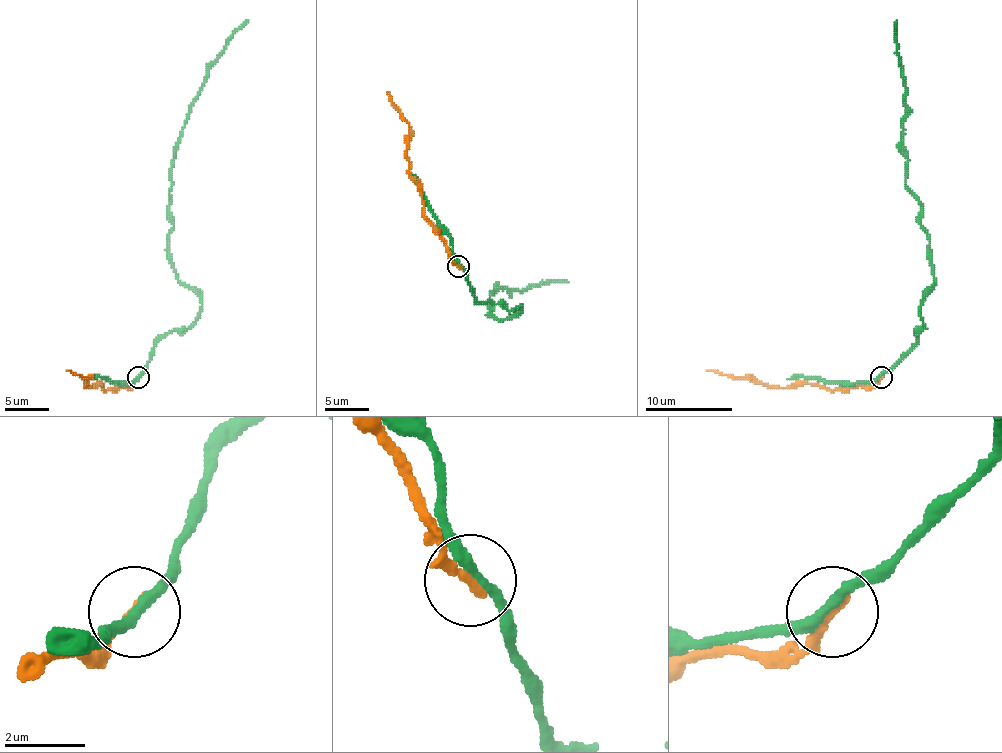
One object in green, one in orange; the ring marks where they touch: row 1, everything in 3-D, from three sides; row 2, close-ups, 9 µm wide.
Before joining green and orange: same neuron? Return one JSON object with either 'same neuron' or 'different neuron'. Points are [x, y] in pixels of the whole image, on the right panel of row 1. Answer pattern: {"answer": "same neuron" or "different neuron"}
{"answer": "different neuron"}

